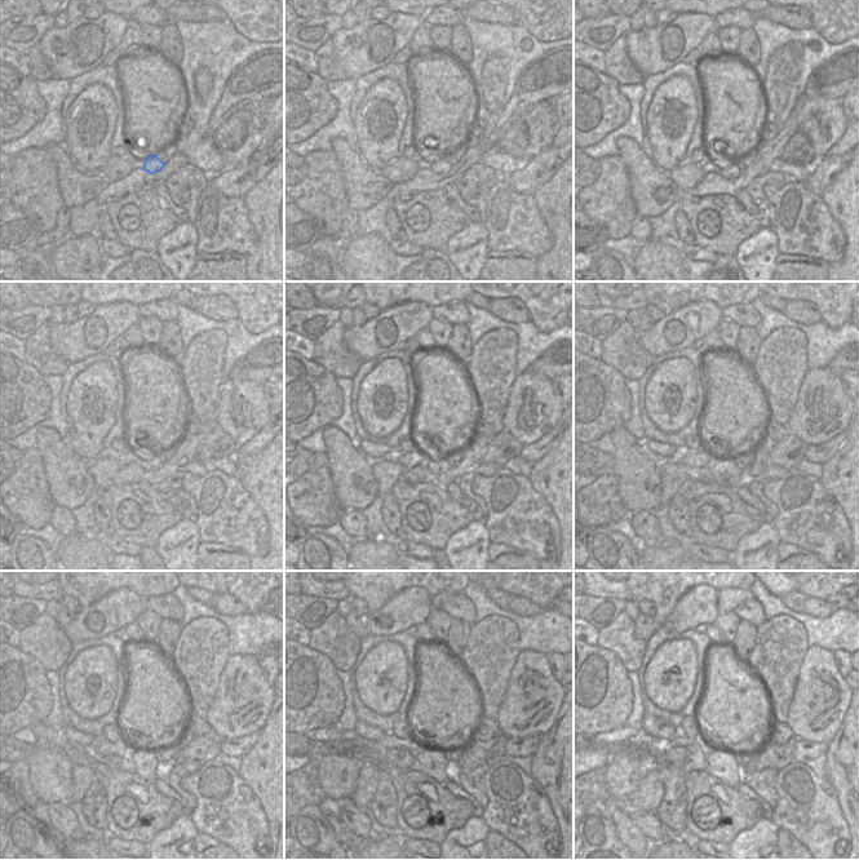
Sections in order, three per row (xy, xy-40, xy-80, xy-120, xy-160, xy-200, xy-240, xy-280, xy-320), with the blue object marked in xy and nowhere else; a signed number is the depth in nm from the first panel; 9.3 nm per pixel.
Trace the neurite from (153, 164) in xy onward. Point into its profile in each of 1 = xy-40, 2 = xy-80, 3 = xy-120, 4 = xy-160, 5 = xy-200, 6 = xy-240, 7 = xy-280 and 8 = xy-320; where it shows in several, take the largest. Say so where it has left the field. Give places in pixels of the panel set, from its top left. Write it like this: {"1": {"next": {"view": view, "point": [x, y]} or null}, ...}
{"1": {"next": {"view": "xy-40", "point": [441, 165]}}, "2": {"next": {"view": "xy-80", "point": [730, 169]}}, "3": {"next": {"view": "xy-120", "point": [149, 462]}}, "4": {"next": {"view": "xy-160", "point": [437, 466]}}, "5": {"next": {"view": "xy-200", "point": [725, 470]}}, "6": {"next": {"view": "xy-240", "point": [142, 761]}}, "7": {"next": {"view": "xy-280", "point": [433, 762]}}, "8": {"next": {"view": "xy-320", "point": [722, 763]}}}

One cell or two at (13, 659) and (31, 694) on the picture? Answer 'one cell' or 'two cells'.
one cell

